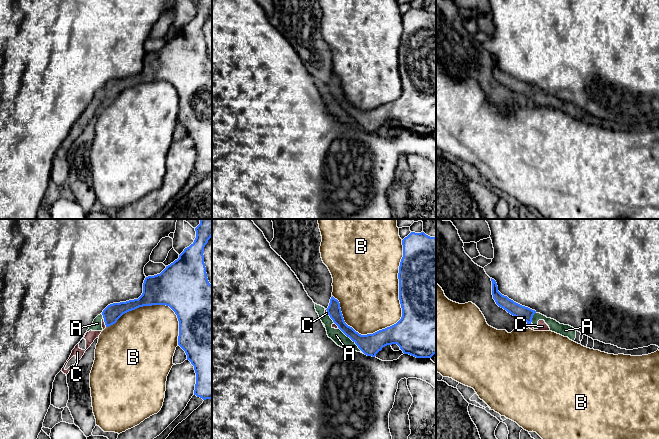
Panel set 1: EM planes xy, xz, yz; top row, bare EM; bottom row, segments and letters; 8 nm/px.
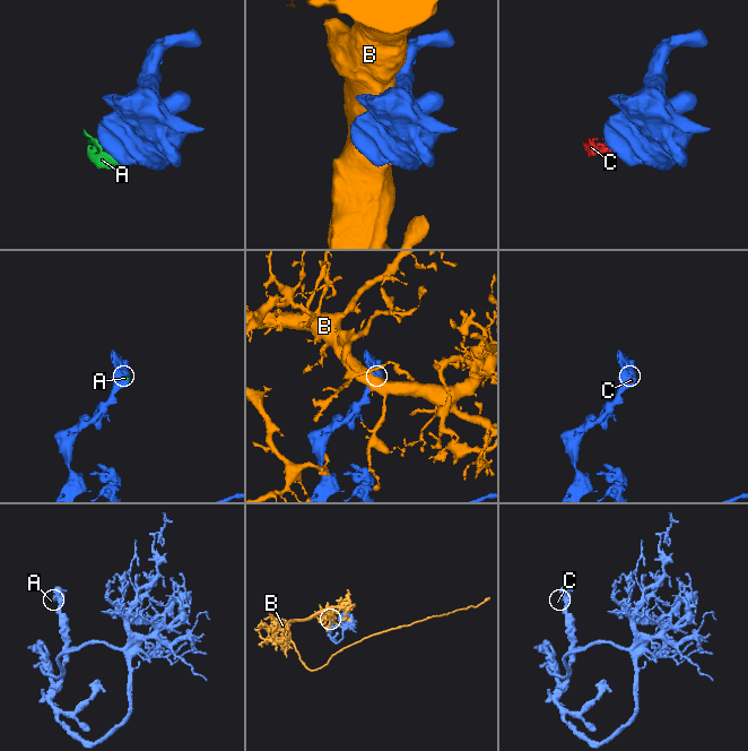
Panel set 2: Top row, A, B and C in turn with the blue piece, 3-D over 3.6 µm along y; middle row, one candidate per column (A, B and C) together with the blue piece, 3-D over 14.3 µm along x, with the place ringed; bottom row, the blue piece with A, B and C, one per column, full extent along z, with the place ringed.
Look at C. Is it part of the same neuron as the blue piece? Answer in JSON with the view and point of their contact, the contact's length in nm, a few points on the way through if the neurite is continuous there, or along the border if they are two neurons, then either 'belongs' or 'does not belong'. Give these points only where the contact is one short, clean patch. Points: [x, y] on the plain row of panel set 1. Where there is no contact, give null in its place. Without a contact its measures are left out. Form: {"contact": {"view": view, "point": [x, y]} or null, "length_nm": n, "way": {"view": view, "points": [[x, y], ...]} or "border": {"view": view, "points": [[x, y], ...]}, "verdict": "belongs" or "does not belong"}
{"contact": {"view": "yz", "point": [530, 99]}, "length_nm": 40, "border": {"view": "yz", "points": [[531, 97], [529, 101]]}, "verdict": "does not belong"}

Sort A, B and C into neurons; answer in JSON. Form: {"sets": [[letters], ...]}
{"sets": [["A", "C"], ["B"]]}

